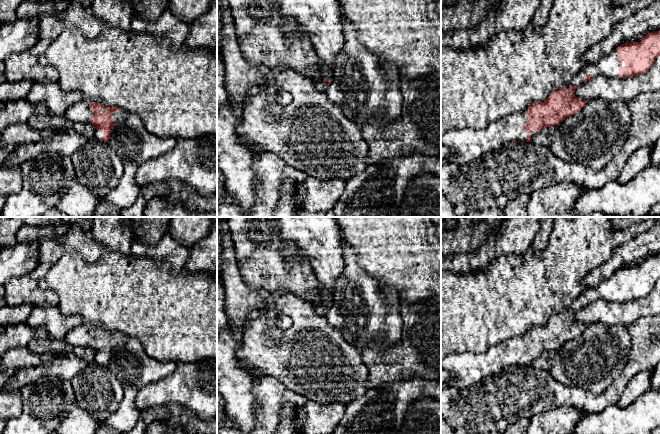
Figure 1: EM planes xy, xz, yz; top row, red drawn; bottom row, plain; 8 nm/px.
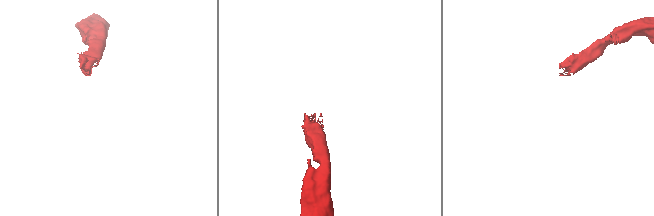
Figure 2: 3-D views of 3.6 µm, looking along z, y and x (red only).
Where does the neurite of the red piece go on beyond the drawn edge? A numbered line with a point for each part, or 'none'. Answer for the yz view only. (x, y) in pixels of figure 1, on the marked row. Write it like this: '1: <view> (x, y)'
1: yz (608, 66)
2: yz (467, 145)

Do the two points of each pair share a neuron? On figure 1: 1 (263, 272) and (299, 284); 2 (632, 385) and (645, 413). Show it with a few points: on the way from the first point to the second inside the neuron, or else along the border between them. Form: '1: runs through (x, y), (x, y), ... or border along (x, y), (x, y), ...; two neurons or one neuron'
1: runs through (272, 274), (290, 277); one neuron
2: border along (649, 387), (627, 406), (619, 408), (616, 405); two neurons

